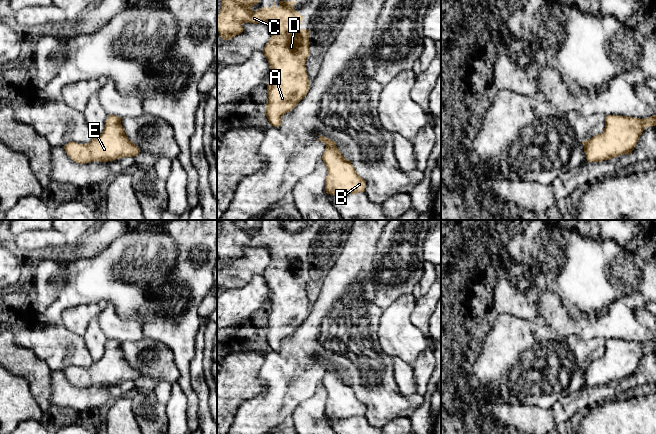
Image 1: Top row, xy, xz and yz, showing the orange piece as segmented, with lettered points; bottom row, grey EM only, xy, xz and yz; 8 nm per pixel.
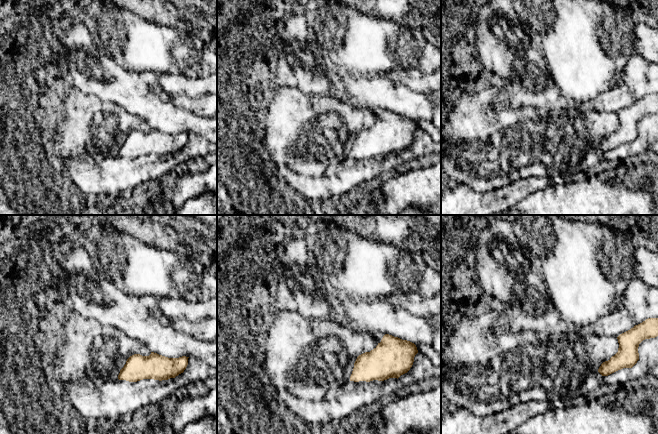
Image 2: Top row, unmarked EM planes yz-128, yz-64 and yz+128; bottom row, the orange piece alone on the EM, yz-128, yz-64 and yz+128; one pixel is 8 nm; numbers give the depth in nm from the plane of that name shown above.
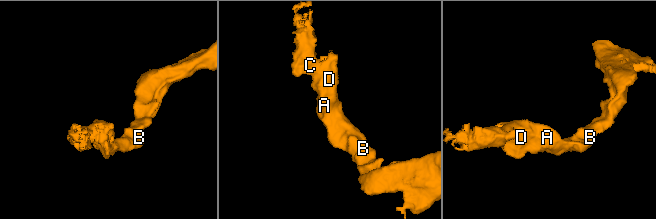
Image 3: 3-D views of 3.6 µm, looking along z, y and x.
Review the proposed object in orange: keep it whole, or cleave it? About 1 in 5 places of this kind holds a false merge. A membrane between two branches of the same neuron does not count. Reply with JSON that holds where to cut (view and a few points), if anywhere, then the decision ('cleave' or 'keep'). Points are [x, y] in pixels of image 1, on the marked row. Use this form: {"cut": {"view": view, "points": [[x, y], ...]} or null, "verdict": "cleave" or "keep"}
{"cut": null, "verdict": "keep"}

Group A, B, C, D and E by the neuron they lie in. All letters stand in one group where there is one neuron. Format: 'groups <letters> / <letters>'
groups A B C D E

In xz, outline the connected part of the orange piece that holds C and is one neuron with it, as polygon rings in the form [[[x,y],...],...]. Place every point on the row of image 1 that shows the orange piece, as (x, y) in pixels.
[[[221,0],[221,9],[217,15],[217,30],[224,40],[230,40],[243,32],[244,23],[266,23],[271,30],[271,37],[262,50],[270,66],[270,79],[267,85],[268,101],[265,114],[271,126],[279,127],[281,118],[296,107],[309,91],[309,78],[305,62],[309,56],[309,29],[299,29],[303,16],[294,10],[296,1],[280,1],[279,7],[273,3],[271,8],[263,7],[256,12],[252,7],[259,0]]]

